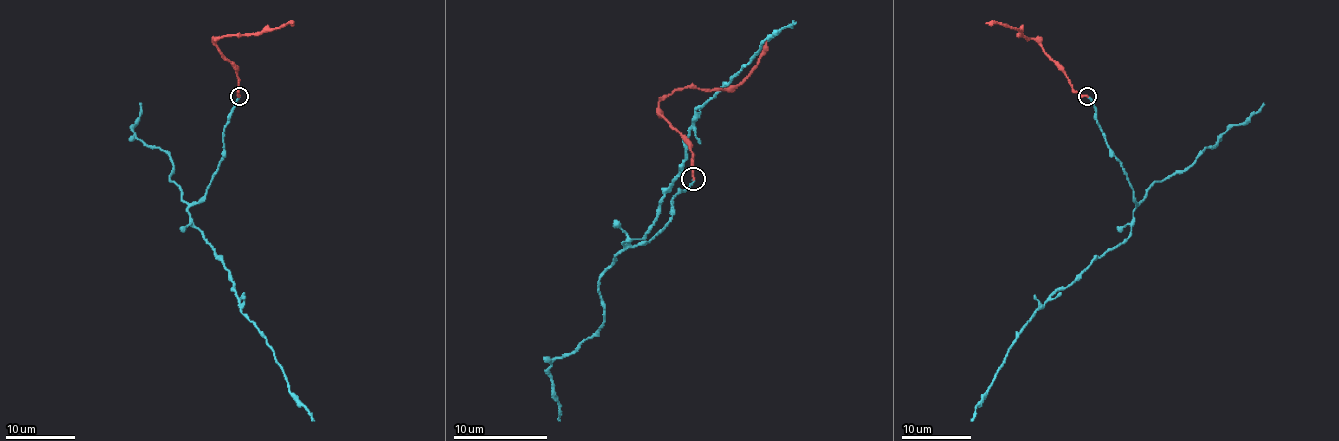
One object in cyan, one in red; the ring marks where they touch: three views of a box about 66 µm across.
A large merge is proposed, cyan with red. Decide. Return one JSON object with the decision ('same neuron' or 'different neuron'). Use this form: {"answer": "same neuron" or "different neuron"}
{"answer": "same neuron"}

